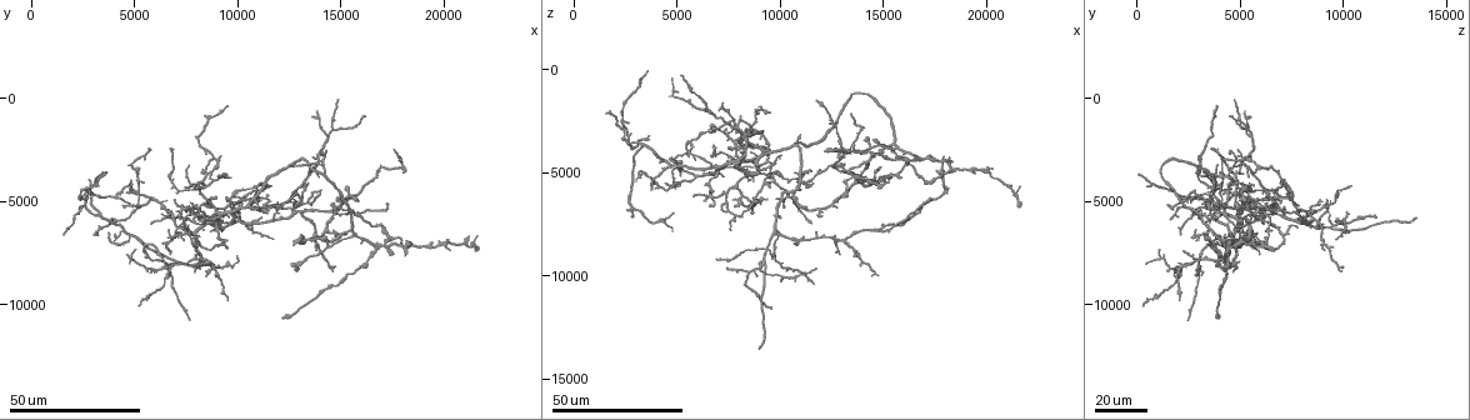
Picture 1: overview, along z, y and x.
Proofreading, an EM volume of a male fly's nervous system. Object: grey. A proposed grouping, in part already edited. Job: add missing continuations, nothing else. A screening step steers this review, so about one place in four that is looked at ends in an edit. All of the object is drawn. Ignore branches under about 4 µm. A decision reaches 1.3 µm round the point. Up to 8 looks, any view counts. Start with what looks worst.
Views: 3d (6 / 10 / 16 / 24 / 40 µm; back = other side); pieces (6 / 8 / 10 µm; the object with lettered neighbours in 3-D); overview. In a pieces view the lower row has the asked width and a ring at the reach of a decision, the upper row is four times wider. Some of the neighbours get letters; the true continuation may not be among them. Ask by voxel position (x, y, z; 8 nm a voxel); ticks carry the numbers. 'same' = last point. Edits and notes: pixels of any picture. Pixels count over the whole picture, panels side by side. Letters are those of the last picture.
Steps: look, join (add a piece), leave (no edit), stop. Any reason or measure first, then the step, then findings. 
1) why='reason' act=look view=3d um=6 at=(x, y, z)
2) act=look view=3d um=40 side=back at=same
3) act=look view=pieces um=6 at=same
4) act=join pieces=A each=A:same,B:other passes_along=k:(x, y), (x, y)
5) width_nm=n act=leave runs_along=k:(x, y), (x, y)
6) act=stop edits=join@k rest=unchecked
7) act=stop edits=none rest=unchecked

why='branch stops here' act=look view=3d um=40 at=(3700, 6600, 5800)

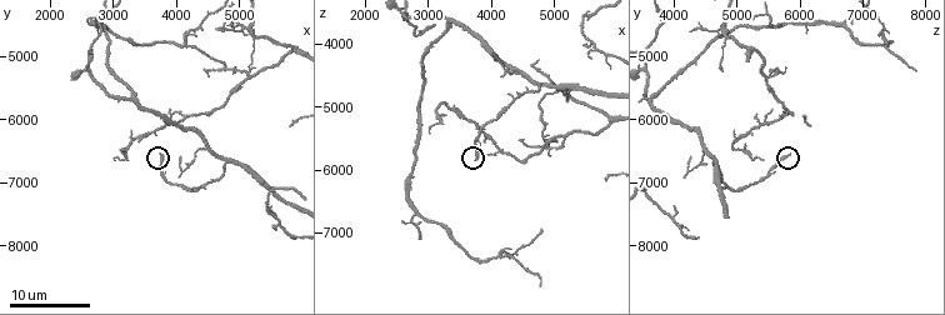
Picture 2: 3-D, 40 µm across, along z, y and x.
act=look view=pieces um=10 at=(3750, 6550, 5800)

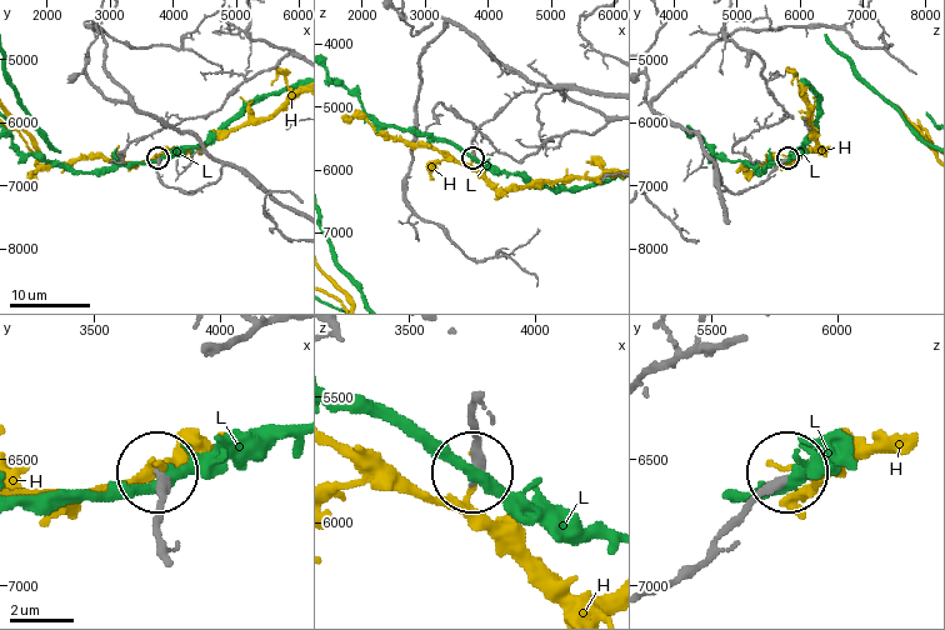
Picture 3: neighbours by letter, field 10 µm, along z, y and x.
act=leave each=H:other,L:other runs_along=3:(168, 548), (159, 478) found='no lettered piece goes on from it'

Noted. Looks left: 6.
why='branch stops here' act=look view=3d um=40 at=(8900, 5700, 13600)

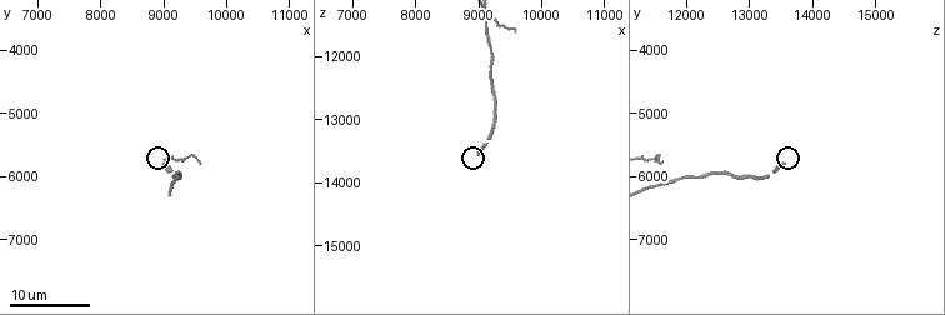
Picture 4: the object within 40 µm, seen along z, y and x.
act=look view=pieces um=10 at=(9050, 5800, 13550)

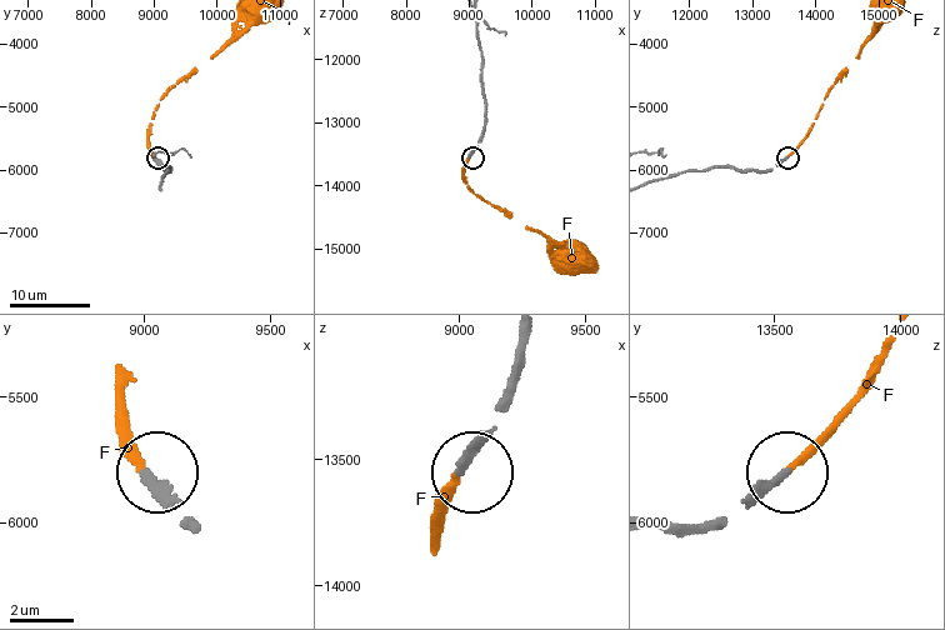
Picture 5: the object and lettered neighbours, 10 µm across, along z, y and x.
width_nm=260 act=join pieces=F each=F:same passes_along=5:(764, 170), (781, 163), (804, 139), (825, 96), (869, 39) found='it goes on there'

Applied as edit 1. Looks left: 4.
why='free end' act=look view=3d um=24 at=(17300, 7000, 4300)

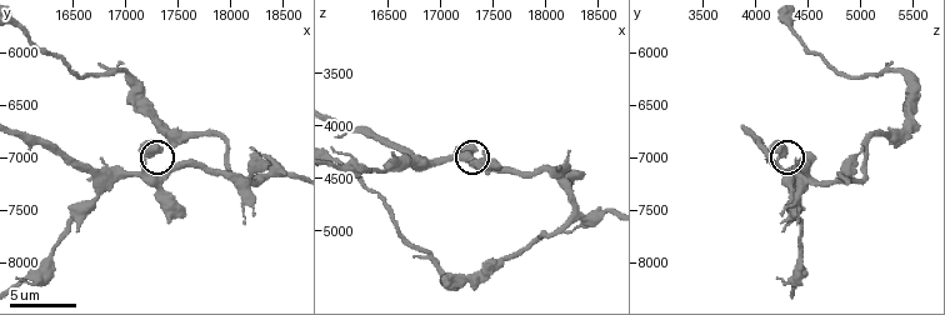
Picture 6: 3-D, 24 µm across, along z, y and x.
why='closer look' act=look view=3d um=10 at=(17320, 6940, 4240)

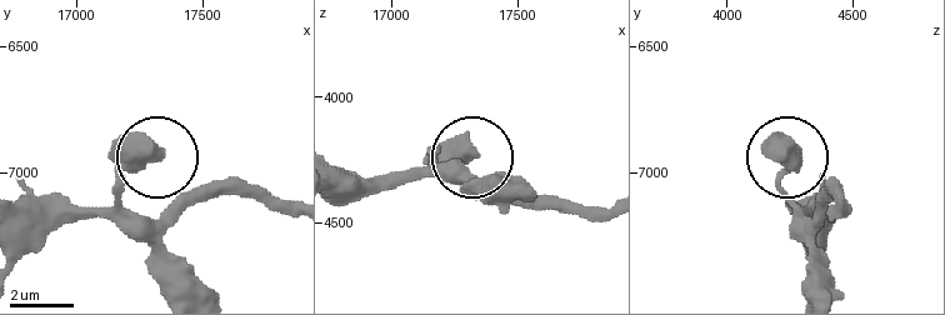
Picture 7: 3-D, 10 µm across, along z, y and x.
act=look view=pieces um=6 at=(17330, 6930, 4230)

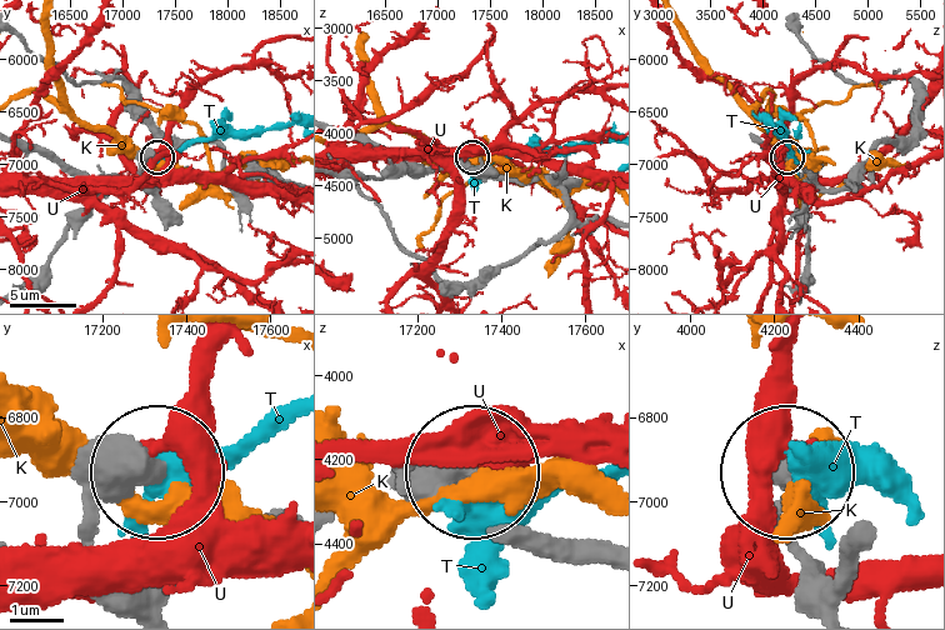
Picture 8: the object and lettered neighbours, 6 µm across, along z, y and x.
act=leave each=K:other,T:other,U:other found='no lettered piece goes on from it'

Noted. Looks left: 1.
act=stop edits=join@5 rest=unchecked

